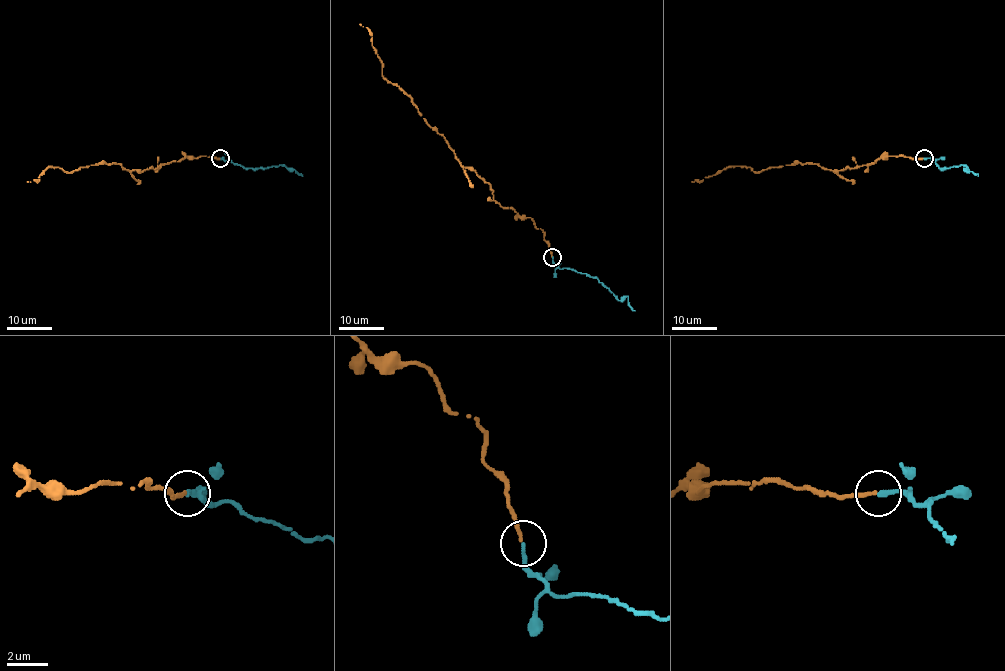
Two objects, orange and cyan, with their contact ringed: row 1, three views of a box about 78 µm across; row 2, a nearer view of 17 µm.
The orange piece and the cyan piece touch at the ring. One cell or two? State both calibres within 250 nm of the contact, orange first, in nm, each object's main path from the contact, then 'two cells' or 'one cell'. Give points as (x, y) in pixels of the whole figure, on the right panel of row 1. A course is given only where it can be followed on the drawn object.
200 nm thick on the orange side, 240 nm on the other; orange runs (924, 158), (888, 156), (838, 171), (807, 162), (767, 168), (758, 173), (744, 166), (729, 167), (691, 182); cyan runs (924, 158), (936, 160), (940, 168), (964, 165), (968, 168), (963, 169), (978, 176); one cell

